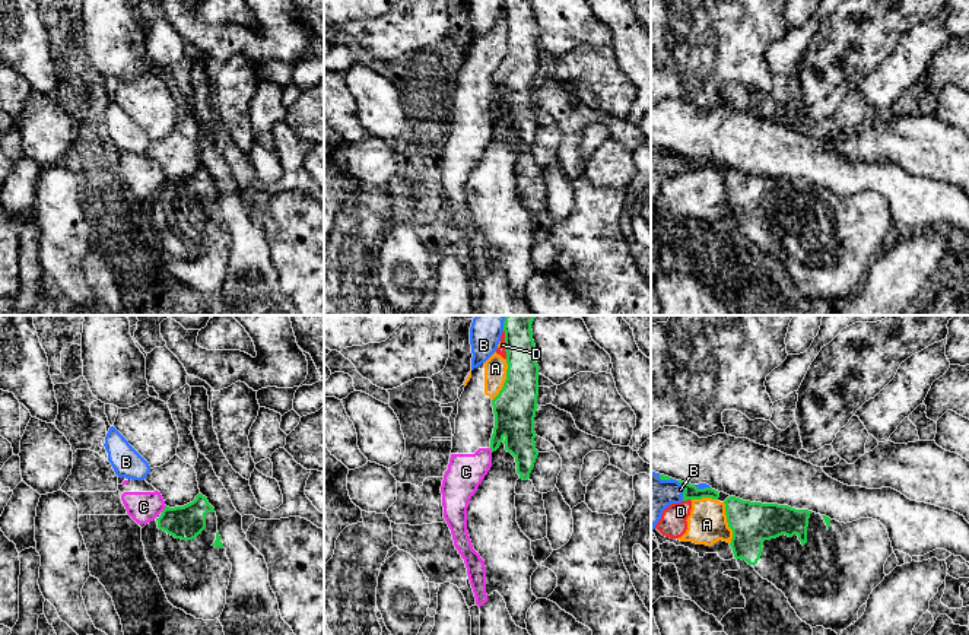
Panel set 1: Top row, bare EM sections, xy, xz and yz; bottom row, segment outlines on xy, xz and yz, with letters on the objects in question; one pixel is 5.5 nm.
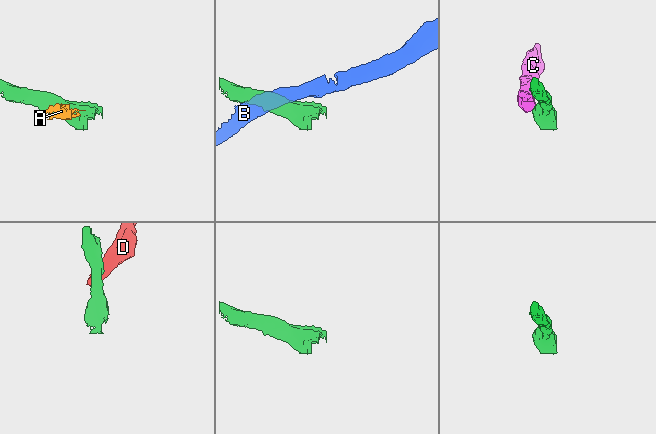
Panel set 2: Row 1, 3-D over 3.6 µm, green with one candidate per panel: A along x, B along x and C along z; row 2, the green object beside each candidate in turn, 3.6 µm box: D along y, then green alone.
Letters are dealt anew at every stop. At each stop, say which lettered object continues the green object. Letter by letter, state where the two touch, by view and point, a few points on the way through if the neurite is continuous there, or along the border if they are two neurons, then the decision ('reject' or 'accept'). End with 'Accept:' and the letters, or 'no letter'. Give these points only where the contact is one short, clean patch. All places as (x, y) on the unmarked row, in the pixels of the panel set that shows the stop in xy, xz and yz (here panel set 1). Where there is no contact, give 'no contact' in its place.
A: xz (505, 53) | along xz (507, 32), (507, 51), (492, 73) | reject
B: yz (677, 154) | reject
C: xy (165, 181) | along xy (165, 178), (161, 184) | reject
D: xz (505, 18) | along xz (504, 3), (507, 31) | reject
Accept: no letter

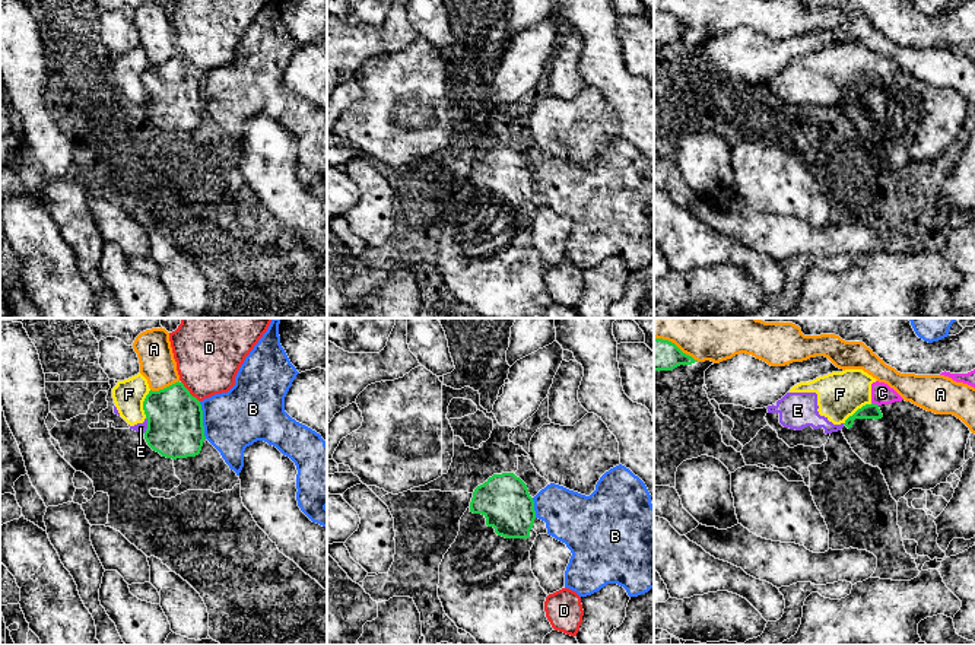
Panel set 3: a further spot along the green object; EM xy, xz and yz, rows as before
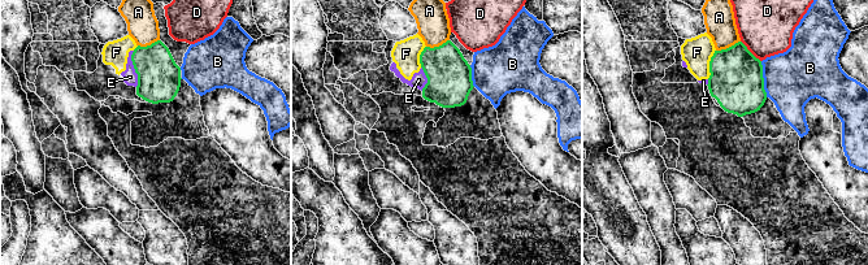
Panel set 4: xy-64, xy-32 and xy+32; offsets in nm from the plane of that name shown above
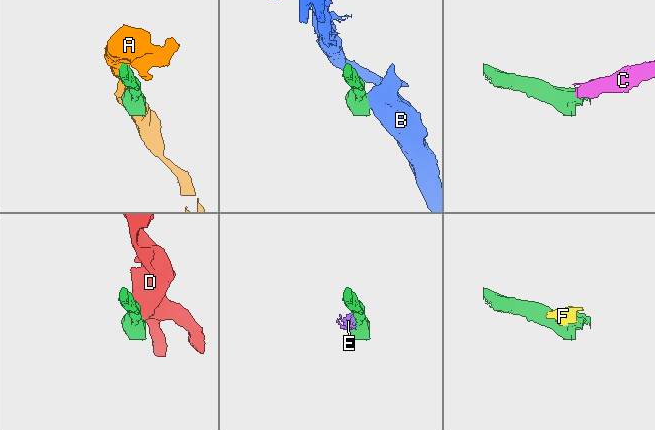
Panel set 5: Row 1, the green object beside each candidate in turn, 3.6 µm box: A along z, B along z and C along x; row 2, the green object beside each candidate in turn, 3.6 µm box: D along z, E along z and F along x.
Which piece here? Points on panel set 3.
A: xy (164, 62) | reject
B: xy (202, 94) | along xy (199, 75), (203, 108), (206, 111) | reject
C: yz (875, 78) | along yz (872, 75), (877, 79) | reject
D: xy (189, 64) | along xy (181, 54), (199, 75) | reject
E: xy (148, 98) | along xy (146, 91), (146, 102), (143, 105) | reject
F: yz (858, 82) | along yz (872, 76), (858, 80), (844, 97) | reject
Accept: no letter

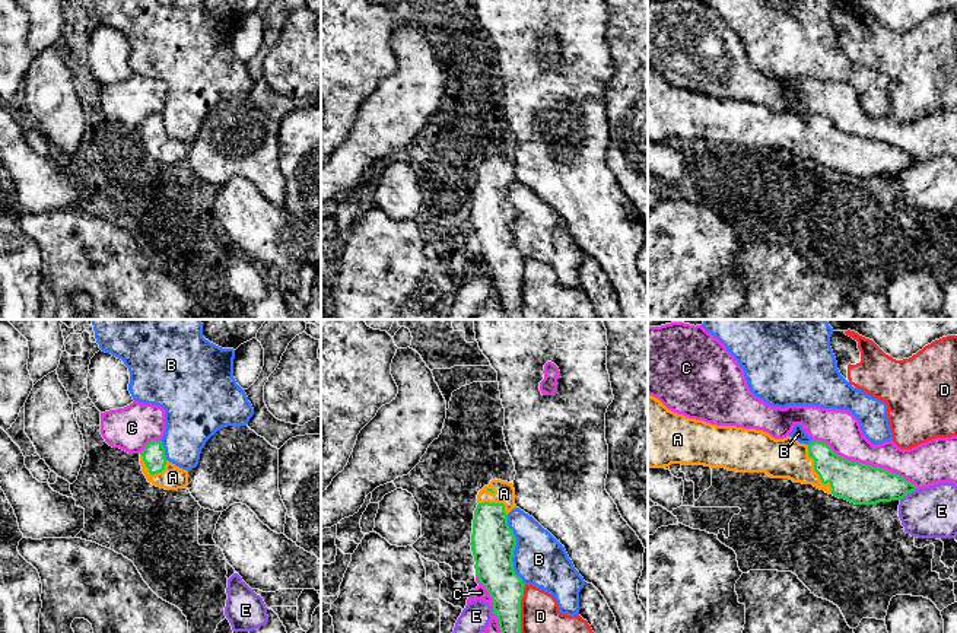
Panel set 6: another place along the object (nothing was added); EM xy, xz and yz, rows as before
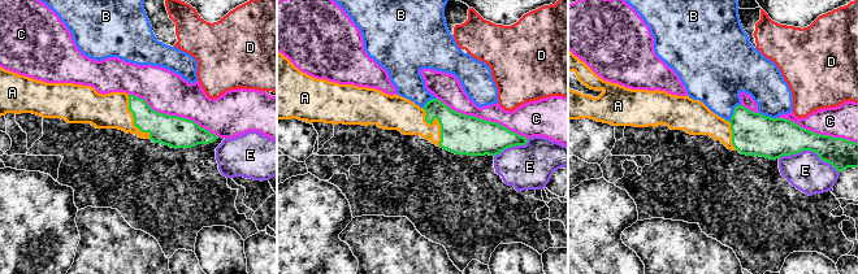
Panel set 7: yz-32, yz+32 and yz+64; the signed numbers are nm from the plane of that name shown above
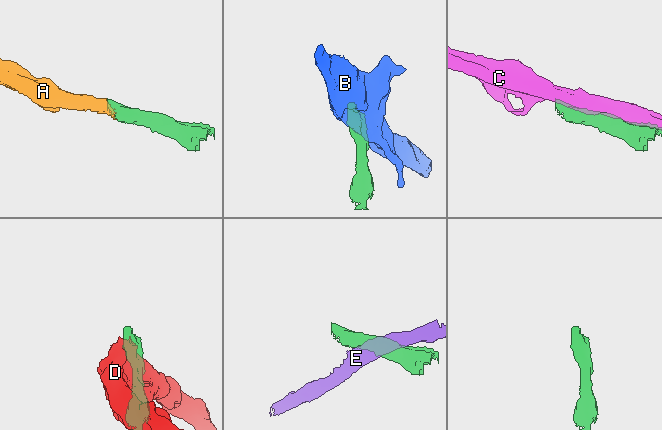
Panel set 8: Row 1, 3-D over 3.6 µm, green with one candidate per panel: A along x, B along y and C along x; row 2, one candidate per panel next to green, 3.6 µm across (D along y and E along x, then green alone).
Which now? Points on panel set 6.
A: yz (814, 143) | across yz (854, 155), (826, 143), (814, 143), (808, 137), (779, 131) | accept
B: xz (514, 222) | reject
C: yz (865, 137) | reject
D: xz (520, 289) | reject
E: yz (908, 167) | reject
Accept: A

